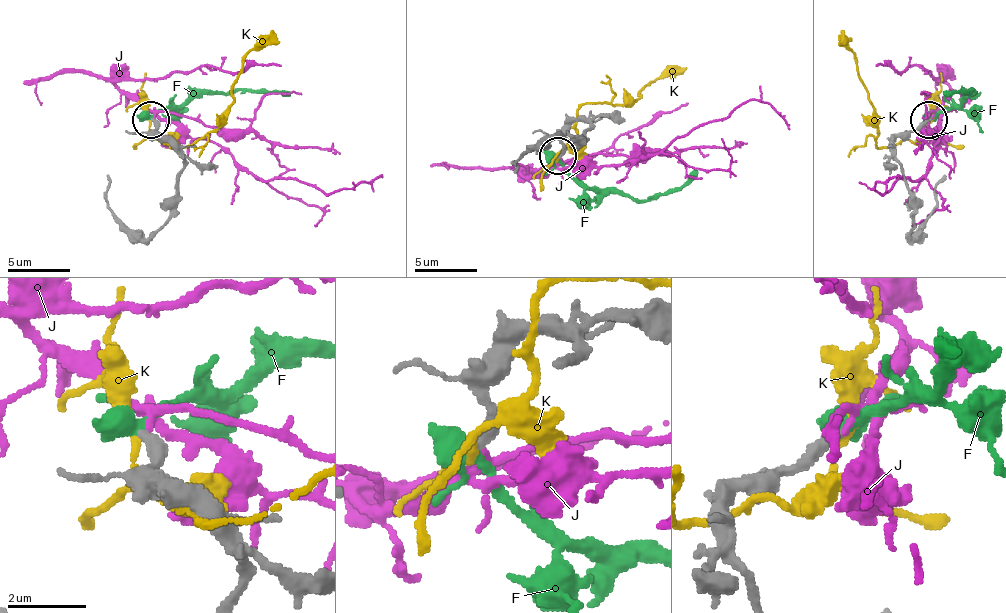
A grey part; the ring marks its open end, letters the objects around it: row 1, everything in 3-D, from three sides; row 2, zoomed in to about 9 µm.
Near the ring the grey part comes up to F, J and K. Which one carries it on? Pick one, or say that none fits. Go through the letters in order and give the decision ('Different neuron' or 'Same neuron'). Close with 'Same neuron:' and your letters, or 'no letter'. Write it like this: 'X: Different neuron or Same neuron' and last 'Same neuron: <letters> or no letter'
F: Same neuron
J: Different neuron
K: Different neuron
Same neuron: F

